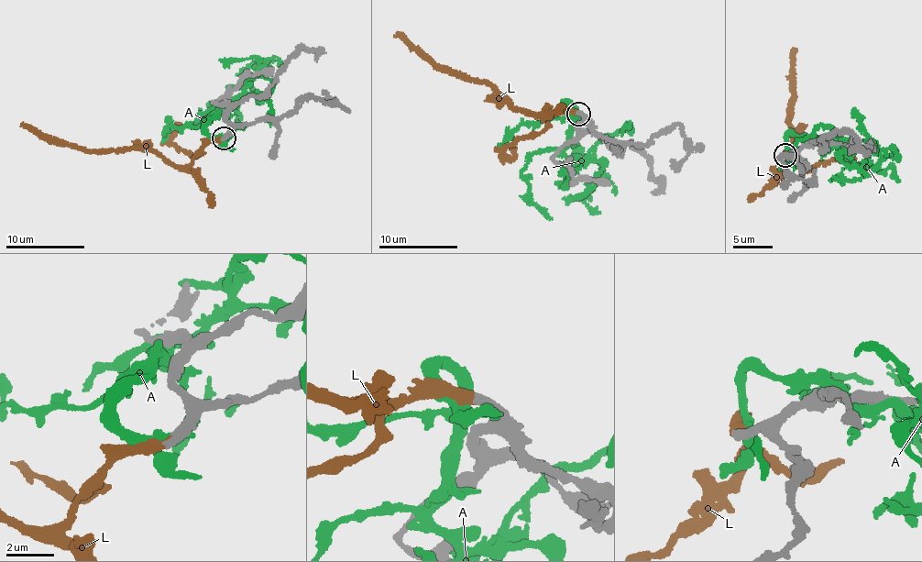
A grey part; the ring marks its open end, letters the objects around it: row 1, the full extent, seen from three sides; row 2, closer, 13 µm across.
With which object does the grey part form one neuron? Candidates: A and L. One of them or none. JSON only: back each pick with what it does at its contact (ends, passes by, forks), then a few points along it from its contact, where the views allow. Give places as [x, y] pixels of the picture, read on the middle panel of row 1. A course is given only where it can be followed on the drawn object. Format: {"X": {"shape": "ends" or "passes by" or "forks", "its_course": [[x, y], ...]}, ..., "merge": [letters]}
{"L": {"shape": "ends", "its_course": [[579, 114], [569, 112], [551, 117], [516, 111], [496, 97], [490, 86], [452, 70], [433, 66], [393, 35]]}, "merge": ["L"]}

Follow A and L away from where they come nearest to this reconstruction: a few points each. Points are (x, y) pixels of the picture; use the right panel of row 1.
A: (788, 156), (790, 133), (819, 139), (845, 152), (841, 159), (873, 169), (893, 149), (871, 146), (853, 107)
L: (785, 155), (786, 152), (791, 161), (784, 165), (791, 158), (795, 143), (789, 104), (795, 95), (795, 50)

